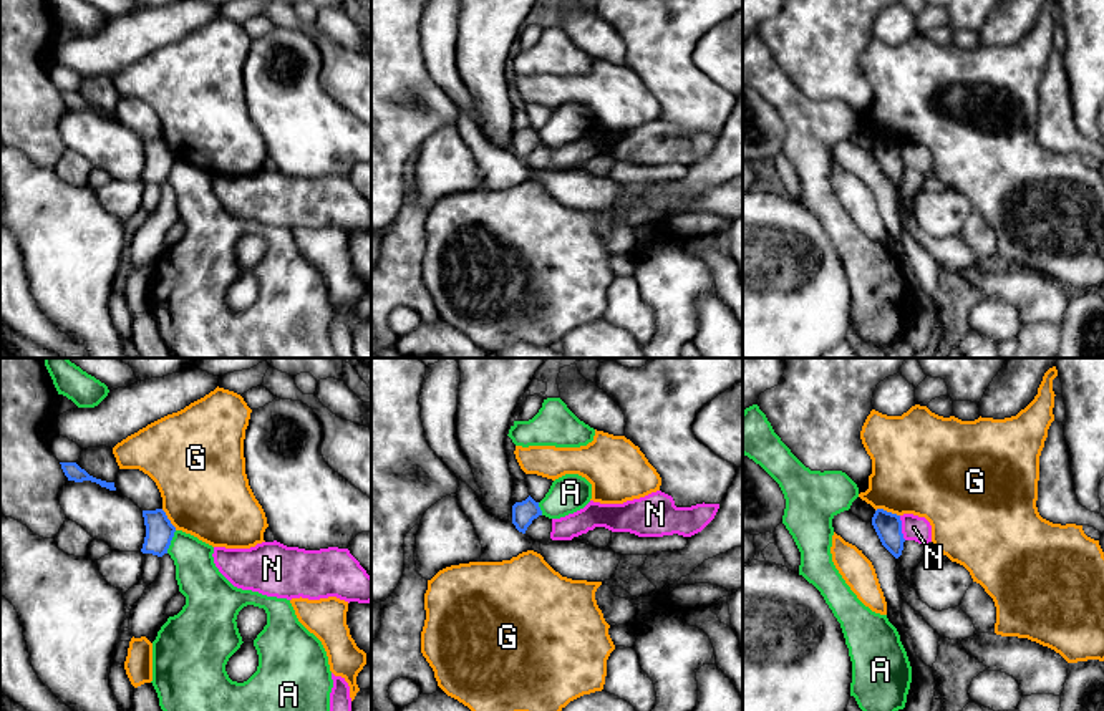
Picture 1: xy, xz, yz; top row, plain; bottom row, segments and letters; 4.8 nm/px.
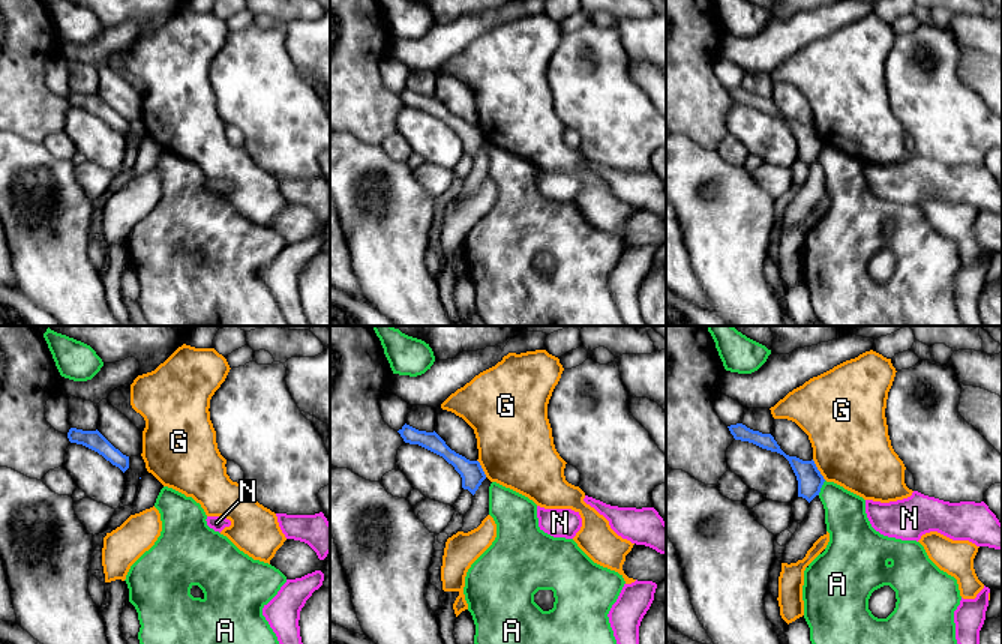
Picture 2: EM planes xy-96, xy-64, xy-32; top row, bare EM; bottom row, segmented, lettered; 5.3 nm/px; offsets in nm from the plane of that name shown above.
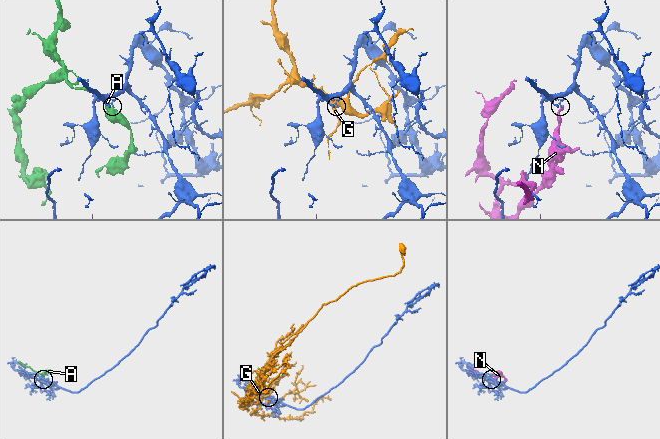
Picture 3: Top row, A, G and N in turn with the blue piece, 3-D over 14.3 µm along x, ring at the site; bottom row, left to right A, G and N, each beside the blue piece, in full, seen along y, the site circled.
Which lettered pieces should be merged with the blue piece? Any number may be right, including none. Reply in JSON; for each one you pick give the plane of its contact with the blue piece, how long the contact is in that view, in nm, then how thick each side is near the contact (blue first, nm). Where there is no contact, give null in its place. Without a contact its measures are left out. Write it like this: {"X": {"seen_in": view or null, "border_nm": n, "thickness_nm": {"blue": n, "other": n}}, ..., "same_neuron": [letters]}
{"same_neuron": []}

